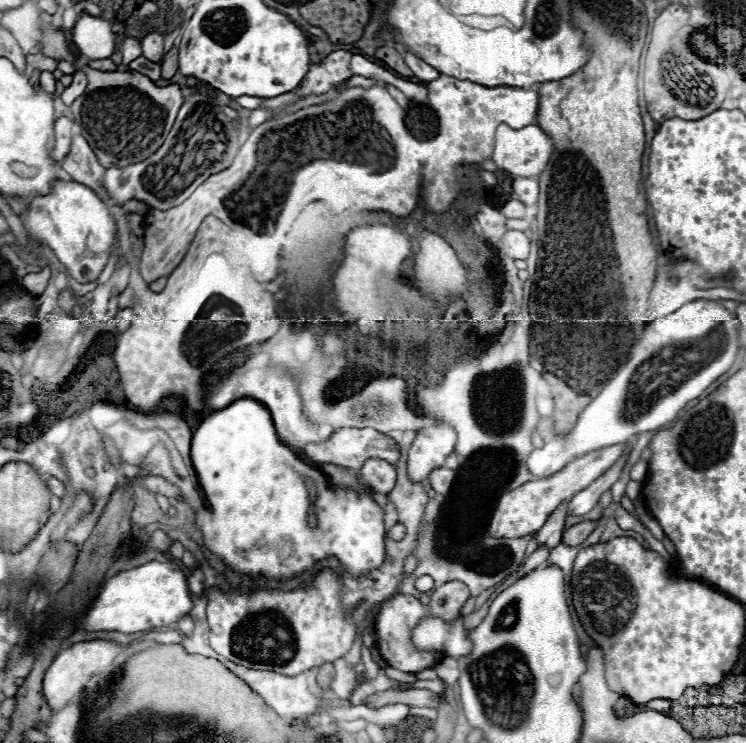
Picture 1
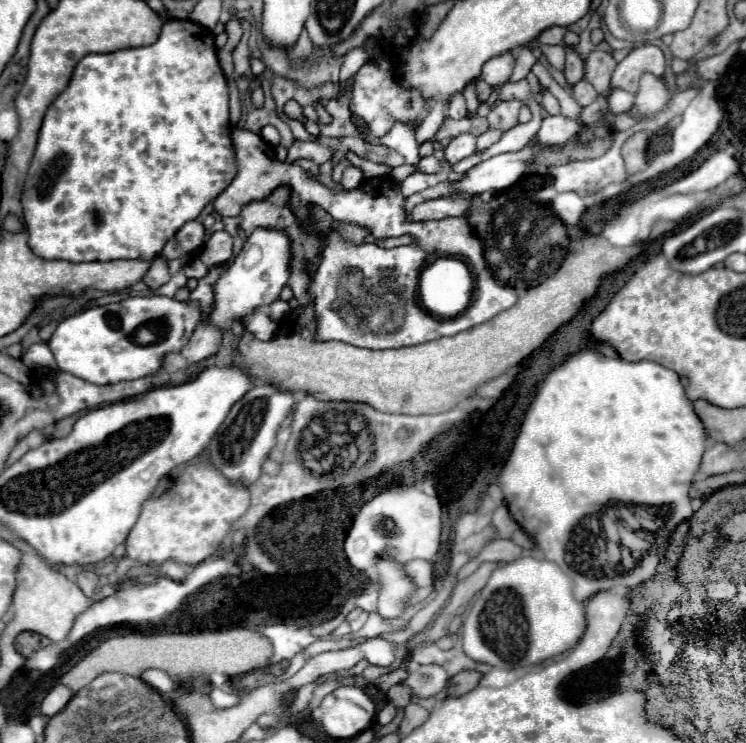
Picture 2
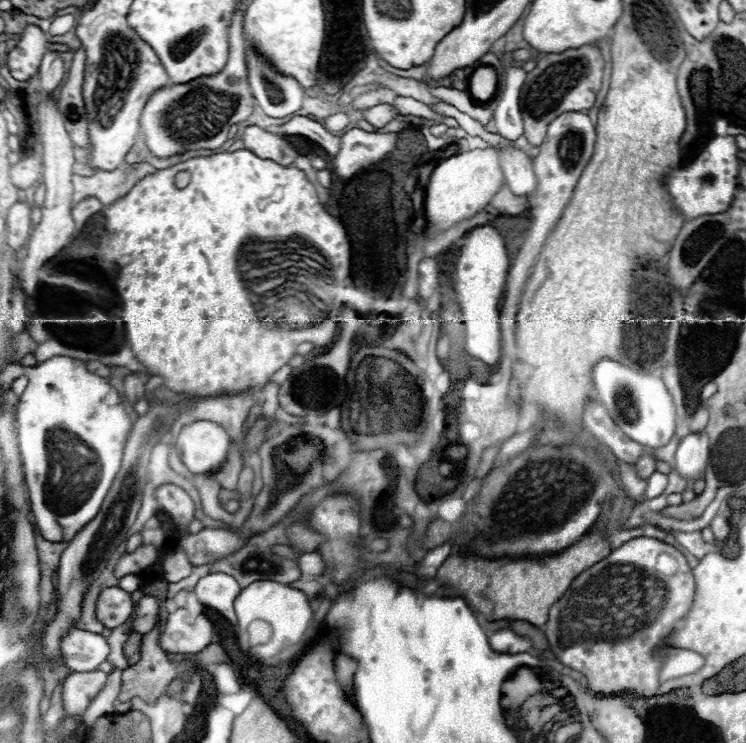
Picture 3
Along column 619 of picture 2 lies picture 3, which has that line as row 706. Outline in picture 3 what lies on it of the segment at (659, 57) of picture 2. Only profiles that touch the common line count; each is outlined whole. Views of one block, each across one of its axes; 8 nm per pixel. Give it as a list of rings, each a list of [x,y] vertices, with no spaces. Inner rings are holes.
[[[102,670],[94,672],[72,672],[62,682],[62,704],[66,716],[84,716],[90,702],[100,694],[108,680]]]

